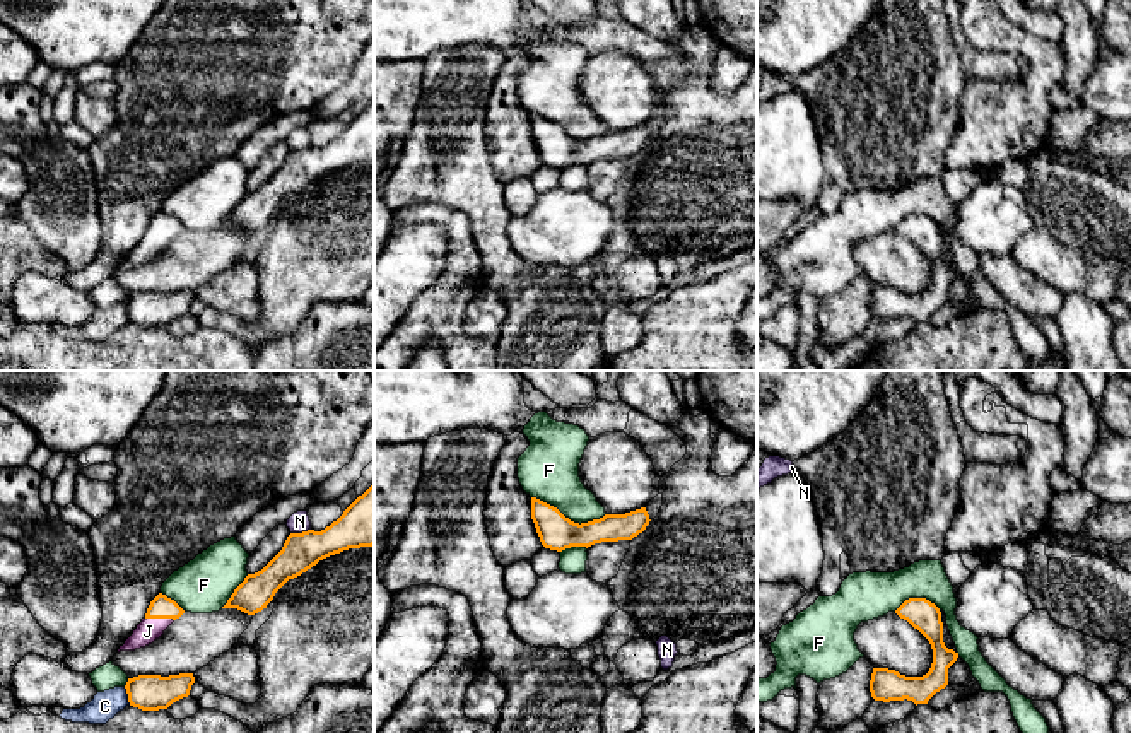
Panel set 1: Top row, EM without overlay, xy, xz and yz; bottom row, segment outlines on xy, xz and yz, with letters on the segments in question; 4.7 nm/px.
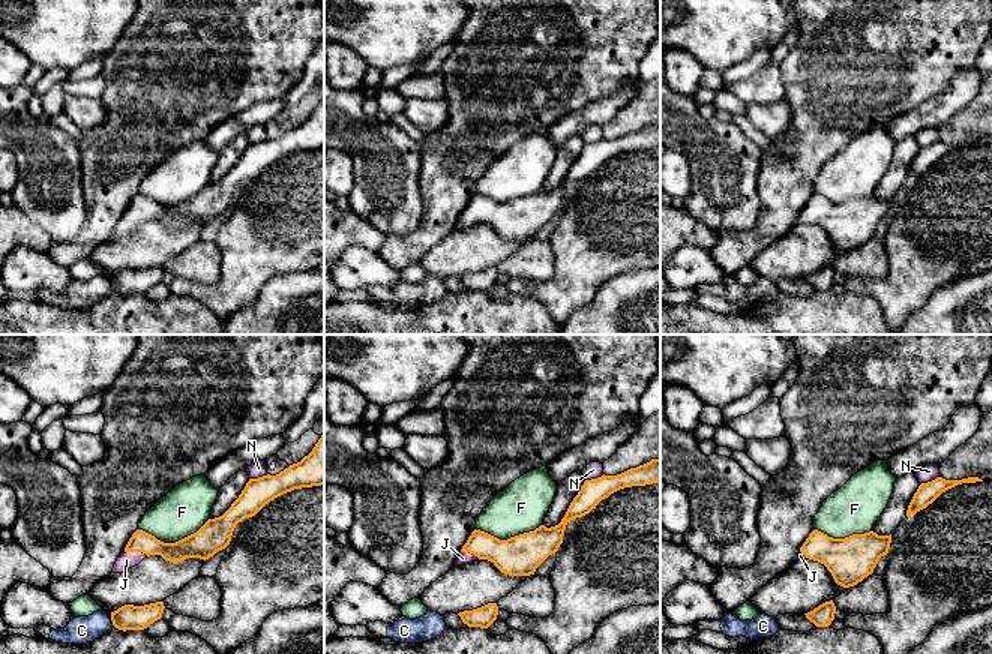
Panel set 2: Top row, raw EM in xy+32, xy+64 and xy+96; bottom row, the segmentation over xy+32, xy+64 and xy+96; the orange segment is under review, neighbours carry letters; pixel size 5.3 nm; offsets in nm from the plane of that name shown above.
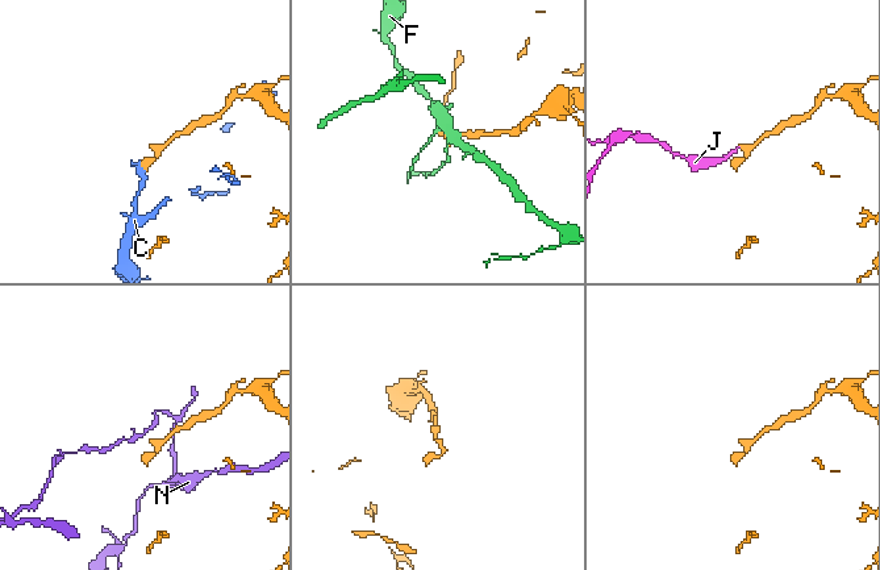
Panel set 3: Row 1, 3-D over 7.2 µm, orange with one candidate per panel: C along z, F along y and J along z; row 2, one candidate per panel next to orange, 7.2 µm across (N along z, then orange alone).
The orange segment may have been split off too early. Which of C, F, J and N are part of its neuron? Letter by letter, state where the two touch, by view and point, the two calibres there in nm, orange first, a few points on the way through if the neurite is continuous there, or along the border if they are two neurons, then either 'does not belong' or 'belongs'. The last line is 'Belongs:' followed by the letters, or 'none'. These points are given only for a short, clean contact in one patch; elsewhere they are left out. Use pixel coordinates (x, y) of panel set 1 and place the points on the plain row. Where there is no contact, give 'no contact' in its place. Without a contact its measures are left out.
C: xy (128, 313) | 180/140 nm | along xy (123, 304), (130, 322) | does not belong
F: xz (568, 135) | 170/280 nm | does not belong
J: xy (159, 234) | 110/110 nm | across xy (161, 224), (159, 234), (147, 248) | belongs
N: xy (299, 151) | 180/100 nm | along xy (310, 146), (291, 151) | does not belong
Belongs: J

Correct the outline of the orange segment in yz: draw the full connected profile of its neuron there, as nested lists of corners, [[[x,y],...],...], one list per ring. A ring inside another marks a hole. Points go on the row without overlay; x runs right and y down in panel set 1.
[[[926,215],[905,217],[895,231],[917,246],[931,261],[933,280],[923,294],[905,294],[895,287],[873,285],[870,309],[875,318],[928,318],[948,302],[948,285],[957,279],[958,270],[943,260],[943,239],[940,226]]]

